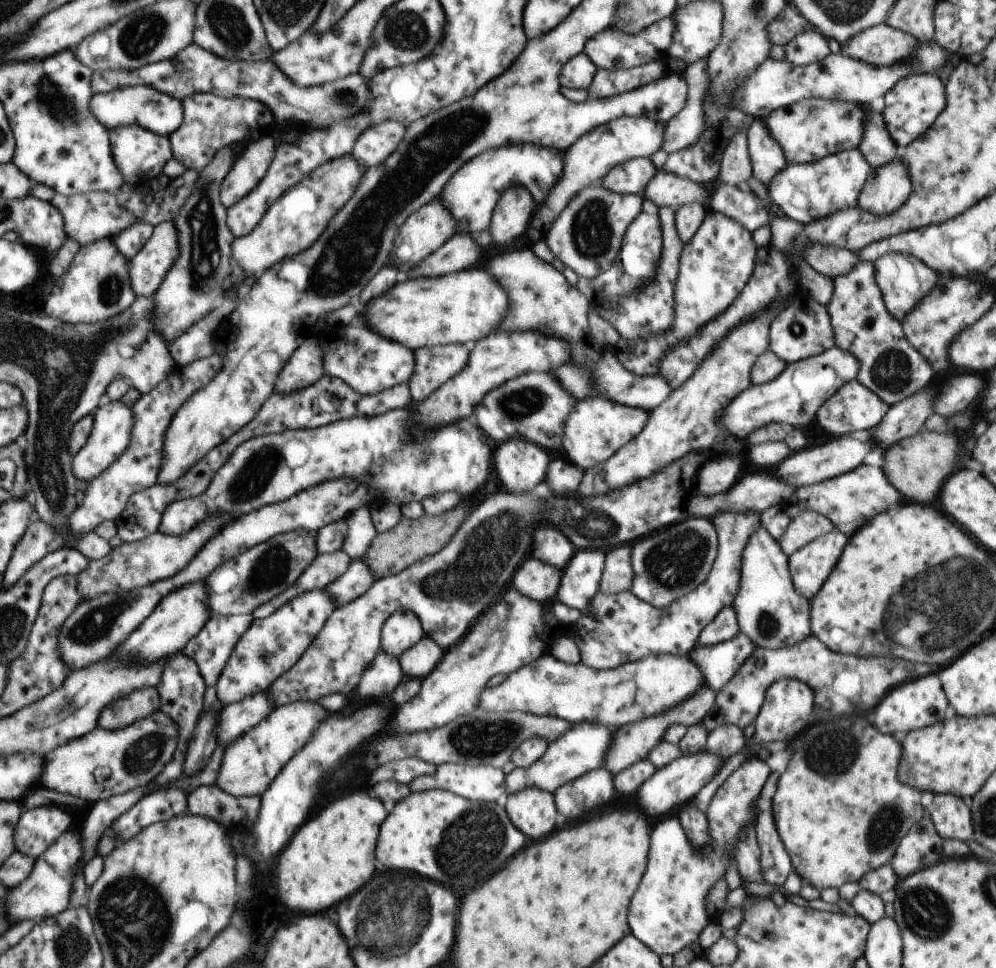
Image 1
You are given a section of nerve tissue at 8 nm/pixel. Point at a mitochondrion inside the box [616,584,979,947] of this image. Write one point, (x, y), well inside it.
(927, 921)

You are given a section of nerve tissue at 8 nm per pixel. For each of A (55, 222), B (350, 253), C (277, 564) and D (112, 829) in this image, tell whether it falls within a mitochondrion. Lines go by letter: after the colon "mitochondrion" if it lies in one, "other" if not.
A: other
B: mitochondrion
C: mitochondrion
D: other

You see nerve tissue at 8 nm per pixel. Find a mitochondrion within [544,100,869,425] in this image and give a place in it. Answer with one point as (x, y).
(591, 229)

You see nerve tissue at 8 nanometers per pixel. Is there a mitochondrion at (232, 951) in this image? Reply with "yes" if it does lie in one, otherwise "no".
no

